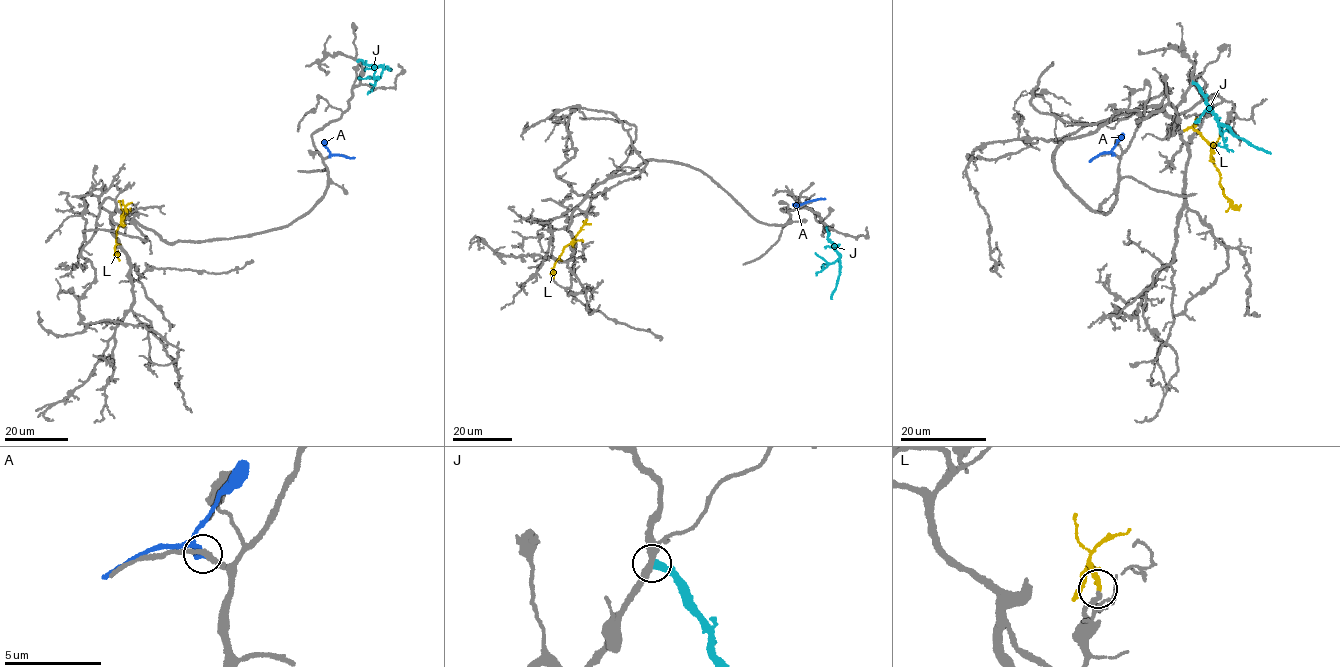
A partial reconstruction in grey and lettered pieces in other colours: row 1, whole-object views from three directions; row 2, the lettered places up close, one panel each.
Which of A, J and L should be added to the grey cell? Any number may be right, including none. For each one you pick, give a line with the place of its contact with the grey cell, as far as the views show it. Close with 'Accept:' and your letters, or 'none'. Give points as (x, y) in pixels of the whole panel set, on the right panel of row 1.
L: (1184, 130)
Accept: L

